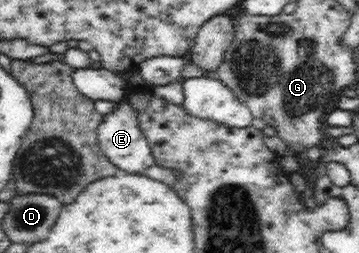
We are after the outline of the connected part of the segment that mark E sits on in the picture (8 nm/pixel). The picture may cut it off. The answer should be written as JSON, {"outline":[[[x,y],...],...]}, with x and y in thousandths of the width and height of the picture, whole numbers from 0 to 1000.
{"outline":[[[348,383],[331,403],[329,435],[287,458],[290,482],[270,502],[270,553],[284,605],[301,621],[312,648],[323,652],[340,680],[362,688],[396,688],[415,656],[429,652],[429,621],[409,549],[398,538],[396,506],[387,498],[384,455],[362,411],[362,391]]]}

